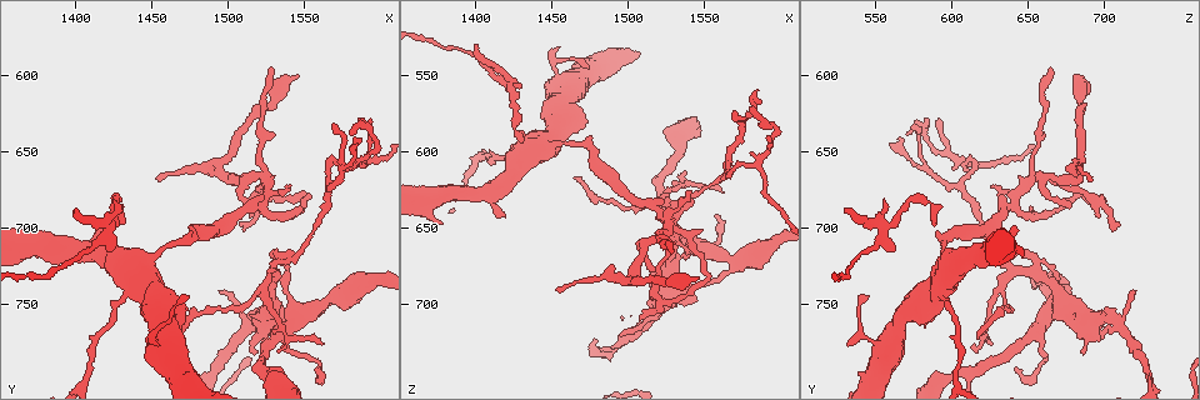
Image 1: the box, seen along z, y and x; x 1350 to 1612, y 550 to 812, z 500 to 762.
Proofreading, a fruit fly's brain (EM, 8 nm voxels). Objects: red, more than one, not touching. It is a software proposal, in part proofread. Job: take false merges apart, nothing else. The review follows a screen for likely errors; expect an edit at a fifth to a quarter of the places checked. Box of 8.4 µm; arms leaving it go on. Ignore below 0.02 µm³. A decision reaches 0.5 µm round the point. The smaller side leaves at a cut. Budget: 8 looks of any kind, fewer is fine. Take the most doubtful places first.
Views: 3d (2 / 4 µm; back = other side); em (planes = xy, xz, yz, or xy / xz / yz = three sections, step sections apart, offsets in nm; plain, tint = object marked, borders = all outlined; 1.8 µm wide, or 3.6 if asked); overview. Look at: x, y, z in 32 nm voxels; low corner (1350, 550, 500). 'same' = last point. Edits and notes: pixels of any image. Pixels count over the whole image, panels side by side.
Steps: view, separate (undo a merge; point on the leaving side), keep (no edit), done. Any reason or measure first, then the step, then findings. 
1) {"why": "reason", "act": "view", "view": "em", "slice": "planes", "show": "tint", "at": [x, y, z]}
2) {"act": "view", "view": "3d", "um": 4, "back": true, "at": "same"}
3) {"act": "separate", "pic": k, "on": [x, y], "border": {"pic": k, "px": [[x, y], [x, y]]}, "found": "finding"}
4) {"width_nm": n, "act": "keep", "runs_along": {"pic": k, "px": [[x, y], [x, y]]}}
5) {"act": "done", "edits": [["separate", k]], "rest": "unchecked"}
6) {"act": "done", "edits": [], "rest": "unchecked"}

{"why": "four-way junction", "act": "view", "view": "3d", "um": 4, "at": [1522, 666, 656]}

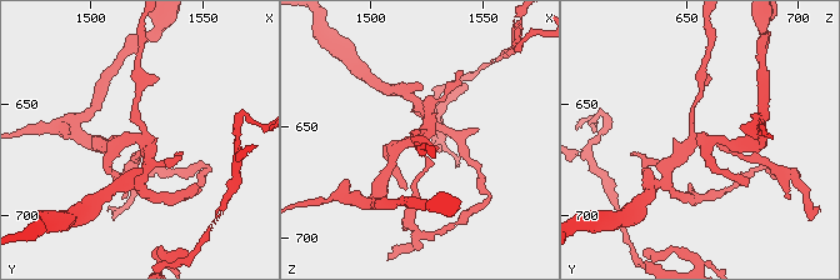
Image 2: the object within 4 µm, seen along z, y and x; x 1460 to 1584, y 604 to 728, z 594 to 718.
{"why": "now the EM", "act": "view", "view": "em", "slice": "planes", "show": "plain", "at": [1523, 667, 655]}

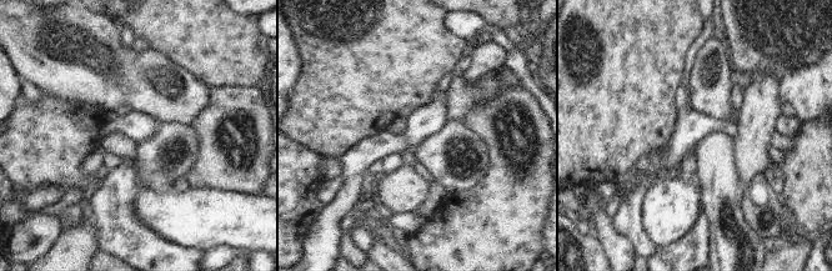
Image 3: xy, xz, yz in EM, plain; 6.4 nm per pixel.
{"why": "with the object marked", "act": "view", "view": "em", "slice": "planes", "show": "tint", "at": "same"}

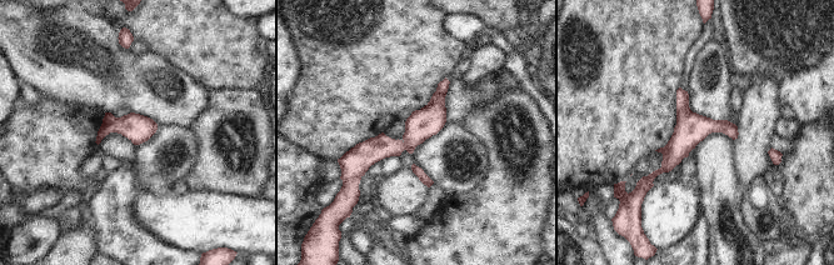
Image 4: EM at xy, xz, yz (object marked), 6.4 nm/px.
{"act": "keep", "runs_along": {"pic": 4, "px": [[445, 83], [403, 144], [346, 161]]}, "found": "continuous, no second neuron"}

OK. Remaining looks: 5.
{"why": "sharp bend", "act": "view", "view": "em", "um": 3.6, "slice": "planes", "show": "tint", "at": [1446, 718, 596]}

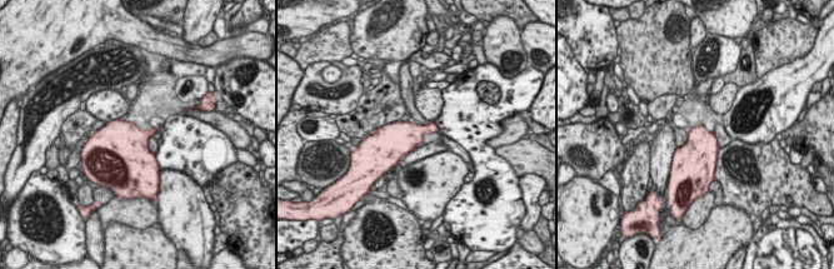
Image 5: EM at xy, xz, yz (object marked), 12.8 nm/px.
{"act": "keep", "found": "all the same neuron"}

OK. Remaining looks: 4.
{"why": "sharp bend", "act": "view", "view": "3d", "um": 2, "at": [1584, 658, 606]}

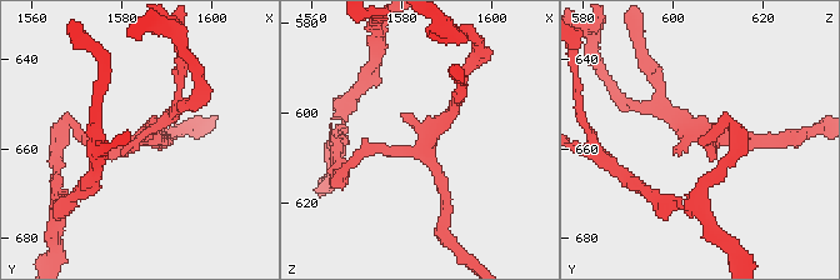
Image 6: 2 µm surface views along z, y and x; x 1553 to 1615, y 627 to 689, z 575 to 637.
{"why": "now the EM", "act": "view", "view": "em", "slice": "planes", "show": "borders", "at": [1585, 657, 608]}

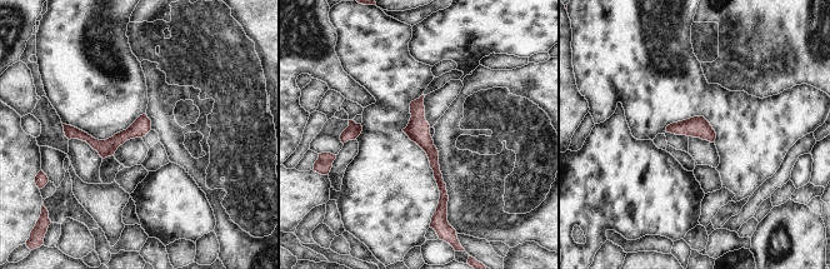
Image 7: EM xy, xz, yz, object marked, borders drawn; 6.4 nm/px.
{"width_nm": 110, "act": "keep", "runs_along": {"pic": 7, "px": [[419, 101], [441, 202]]}, "found": "all the same neuron"}

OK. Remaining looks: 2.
{"act": "done", "edits": [], "rest": "unchecked"}

